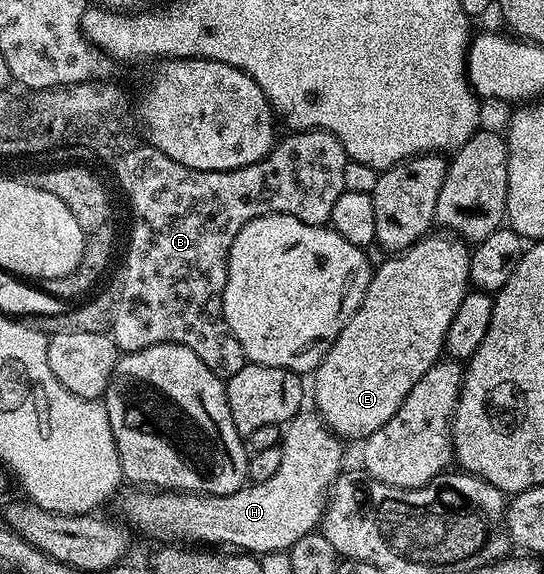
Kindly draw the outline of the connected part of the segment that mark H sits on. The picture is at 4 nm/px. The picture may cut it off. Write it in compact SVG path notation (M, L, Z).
M303 409L285 424L280 446L282 449L280 469L276 469L276 473L273 477L268 477L268 481L250 483L241 487L236 493L227 495L204 495L161 489L130 489L130 492L122 499L123 516L121 515L121 518L135 532L143 531L150 539L162 539L158 541L199 539L202 542L199 544L202 545L223 543L226 546L223 548L237 549L242 553L253 553L258 557L271 553L289 552L292 544L300 541L300 537L311 534L321 524L322 512L326 509L330 487L344 470L344 464L342 464L344 443L326 426L317 410Z

